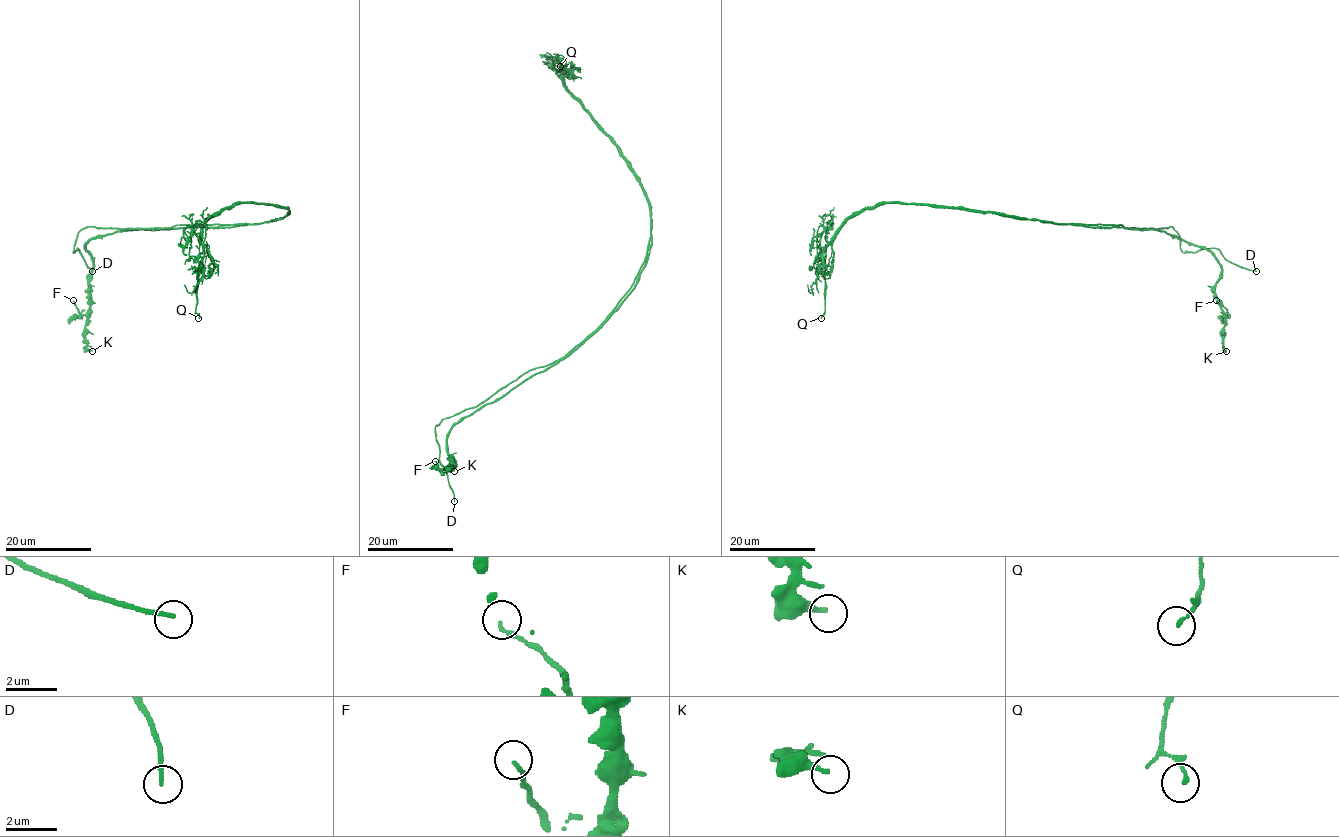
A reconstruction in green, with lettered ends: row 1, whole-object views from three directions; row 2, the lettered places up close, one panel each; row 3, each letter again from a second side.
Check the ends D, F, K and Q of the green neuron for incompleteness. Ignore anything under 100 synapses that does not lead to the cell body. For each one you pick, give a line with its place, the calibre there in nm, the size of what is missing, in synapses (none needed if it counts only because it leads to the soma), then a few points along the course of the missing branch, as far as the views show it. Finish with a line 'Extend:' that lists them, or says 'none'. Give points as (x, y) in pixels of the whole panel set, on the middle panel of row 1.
D: Place: (454, 501). Thickness 160 nm. Course of what is missing: (454, 501), (453, 516), (461, 522), (468, 518)
Extend: D

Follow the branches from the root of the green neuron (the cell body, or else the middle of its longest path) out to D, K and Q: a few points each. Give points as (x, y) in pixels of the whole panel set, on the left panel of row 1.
D: (257, 224), (84, 227), (76, 237), (73, 252), (77, 248), (92, 271)
K: (257, 224), (122, 230), (94, 236), (85, 246), (92, 259), (85, 343), (92, 351)
Q: (257, 224), (279, 220), (288, 210), (237, 203), (220, 210), (203, 226), (204, 257), (195, 309), (198, 318)

